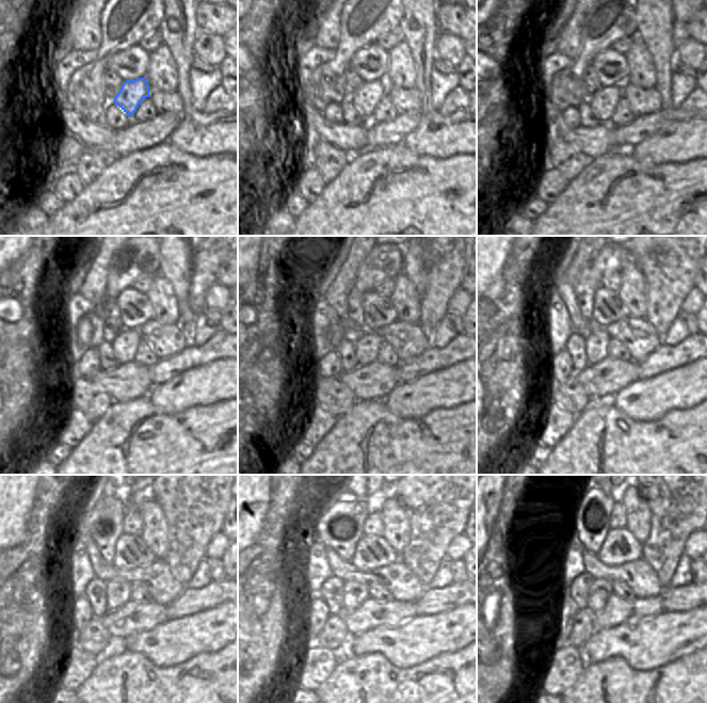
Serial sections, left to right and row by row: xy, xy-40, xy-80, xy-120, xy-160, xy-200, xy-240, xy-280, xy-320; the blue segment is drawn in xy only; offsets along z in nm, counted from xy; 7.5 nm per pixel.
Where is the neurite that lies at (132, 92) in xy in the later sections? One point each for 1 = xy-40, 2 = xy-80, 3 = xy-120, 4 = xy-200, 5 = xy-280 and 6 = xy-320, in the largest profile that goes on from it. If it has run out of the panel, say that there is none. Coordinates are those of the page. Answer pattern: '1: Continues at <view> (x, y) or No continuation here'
1: Continues at xy-40 (366, 98)
2: Continues at xy-80 (603, 104)
3: Continues at xy-120 (124, 342)
4: Continues at xy-200 (595, 346)
5: Continues at xy-280 (355, 593)
6: Continues at xy-320 (594, 593)

